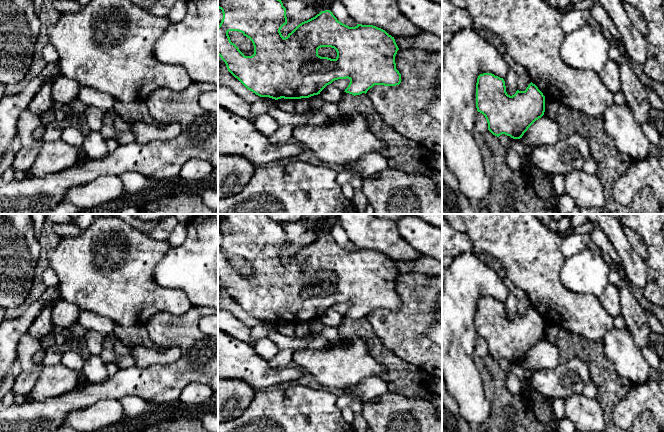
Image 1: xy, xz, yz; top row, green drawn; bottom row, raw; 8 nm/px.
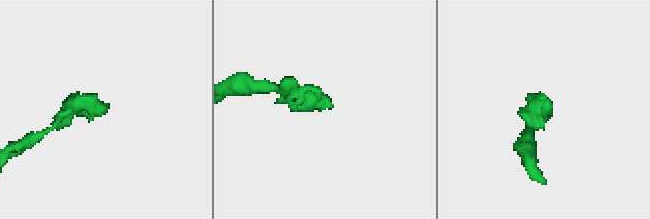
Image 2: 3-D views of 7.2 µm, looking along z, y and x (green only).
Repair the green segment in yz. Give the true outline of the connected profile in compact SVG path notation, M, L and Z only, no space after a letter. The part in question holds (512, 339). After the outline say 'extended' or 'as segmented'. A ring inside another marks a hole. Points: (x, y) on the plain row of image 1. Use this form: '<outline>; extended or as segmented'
M492 297L480 298L476 307L476 332L482 337L488 347L488 354L495 360L502 358L513 363L520 363L528 352L545 336L545 320L532 306L525 315L517 314L512 320L506 316L503 302Z; as segmented

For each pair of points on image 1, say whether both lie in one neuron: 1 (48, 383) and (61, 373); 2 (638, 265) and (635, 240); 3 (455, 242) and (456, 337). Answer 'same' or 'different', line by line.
1: same
2: different
3: different

